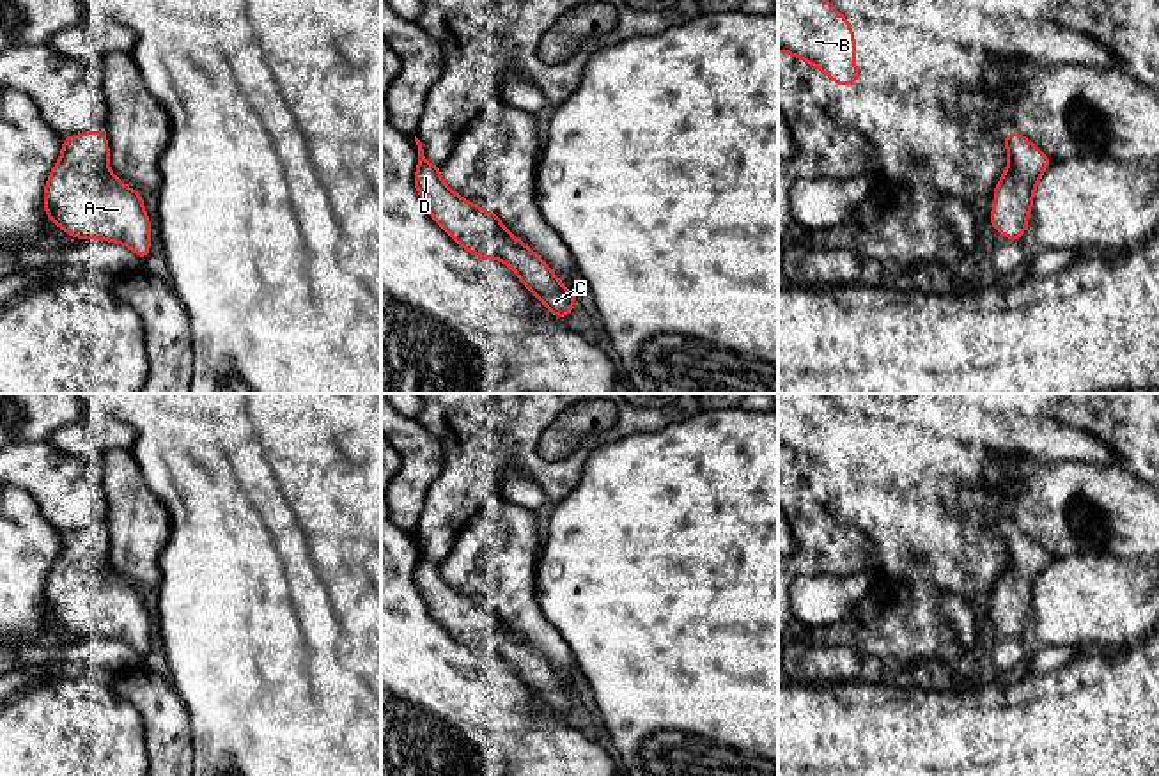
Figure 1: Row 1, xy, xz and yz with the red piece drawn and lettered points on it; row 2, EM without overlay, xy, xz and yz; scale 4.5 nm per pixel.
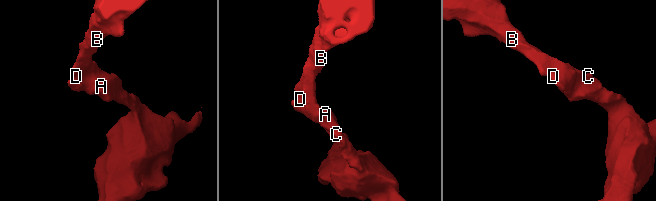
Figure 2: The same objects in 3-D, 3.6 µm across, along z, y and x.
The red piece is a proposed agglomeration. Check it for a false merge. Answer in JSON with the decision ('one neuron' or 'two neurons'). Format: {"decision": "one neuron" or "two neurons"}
{"decision": "one neuron"}

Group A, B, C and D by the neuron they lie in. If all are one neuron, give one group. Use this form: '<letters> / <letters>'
A B C D

